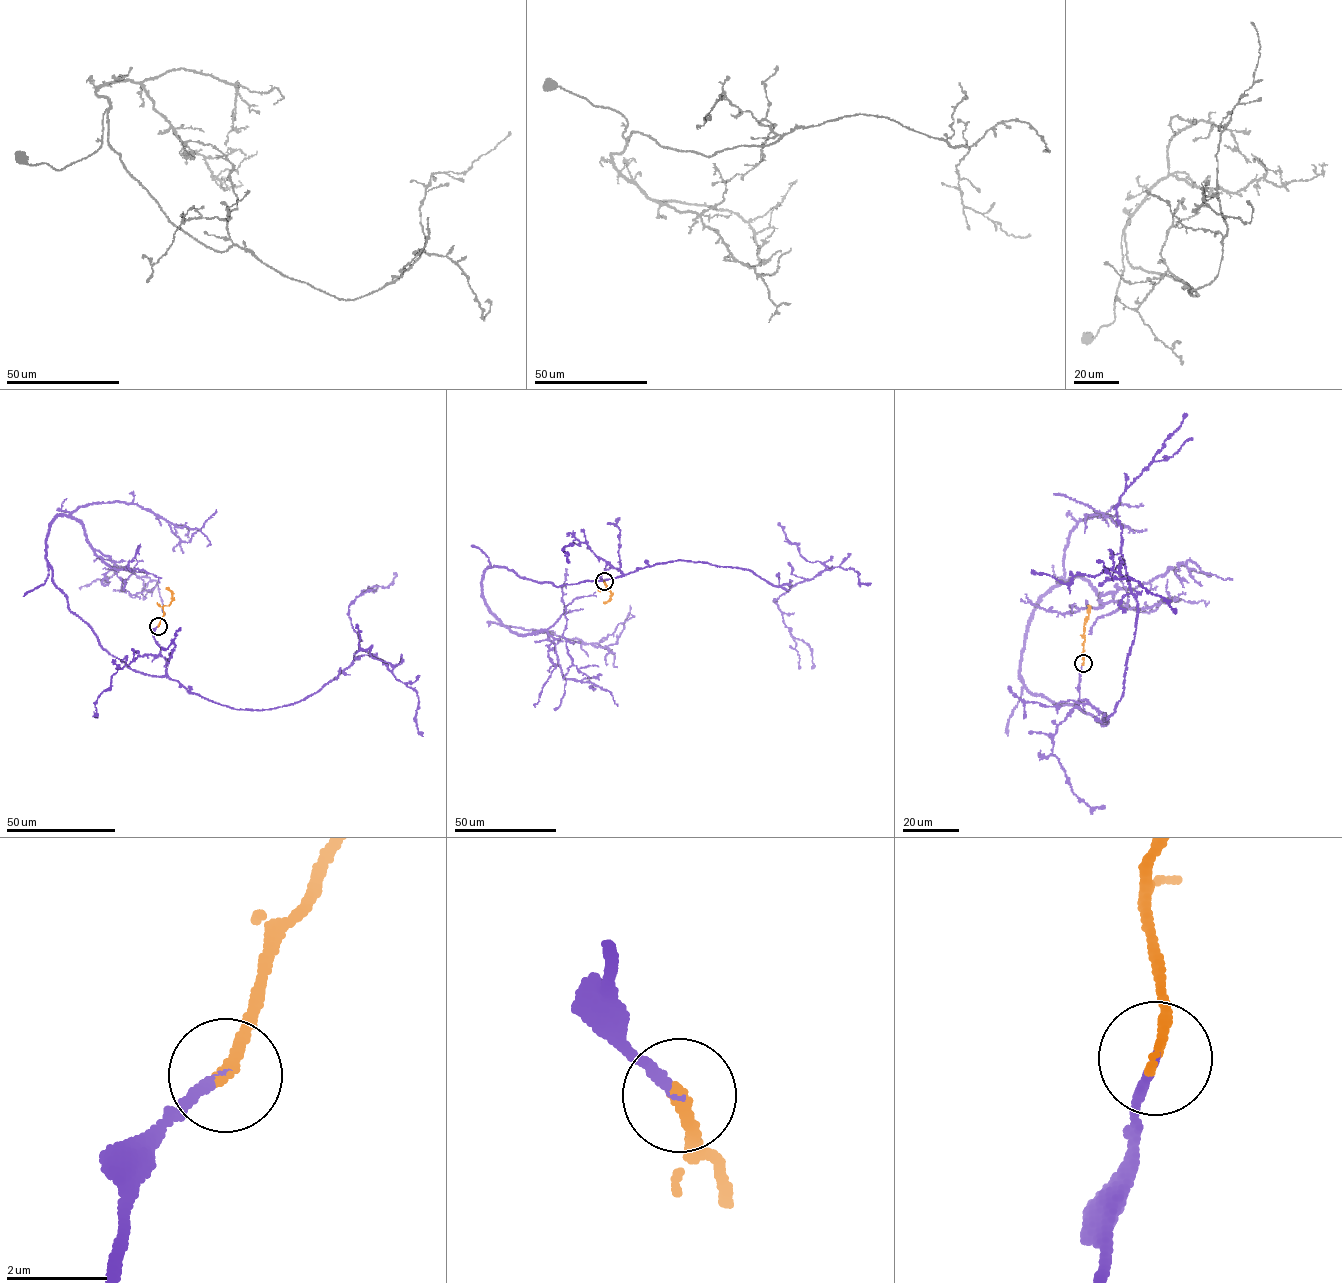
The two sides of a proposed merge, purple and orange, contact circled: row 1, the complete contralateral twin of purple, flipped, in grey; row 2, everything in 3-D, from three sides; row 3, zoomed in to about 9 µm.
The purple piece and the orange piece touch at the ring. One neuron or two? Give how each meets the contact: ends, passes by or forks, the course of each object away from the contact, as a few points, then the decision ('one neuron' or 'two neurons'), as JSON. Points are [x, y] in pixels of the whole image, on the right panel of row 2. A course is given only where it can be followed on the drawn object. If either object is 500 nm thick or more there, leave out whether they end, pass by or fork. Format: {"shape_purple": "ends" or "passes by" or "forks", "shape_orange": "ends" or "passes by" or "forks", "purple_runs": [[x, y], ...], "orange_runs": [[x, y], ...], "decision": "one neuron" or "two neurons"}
{"shape_purple": "ends", "shape_orange": "ends", "purple_runs": [[1083, 664], [1079, 698], [1103, 726], [1021, 675], [1036, 602], [1069, 578], [1112, 593], [1189, 559], [1232, 580]], "orange_runs": [[1083, 664], [1084, 634], [1089, 607]], "decision": "one neuron"}

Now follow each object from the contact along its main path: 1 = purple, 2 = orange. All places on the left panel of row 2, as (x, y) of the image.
1: (158, 626), (165, 675), (109, 655), (55, 585), (52, 519), (76, 519), (114, 566), (156, 581), (164, 615)
2: (158, 626), (164, 614), (162, 607), (172, 601), (172, 592), (165, 587)

